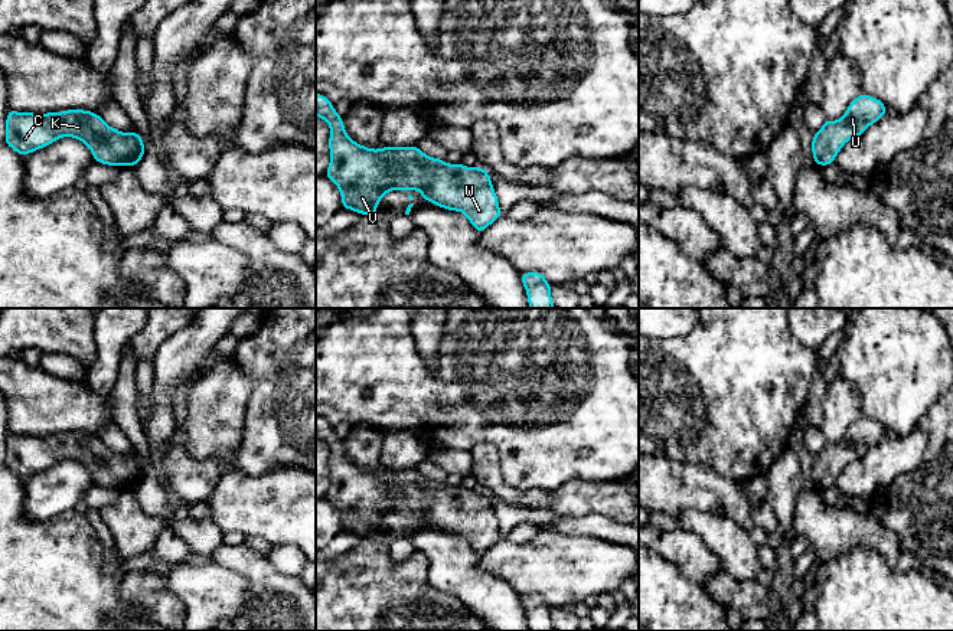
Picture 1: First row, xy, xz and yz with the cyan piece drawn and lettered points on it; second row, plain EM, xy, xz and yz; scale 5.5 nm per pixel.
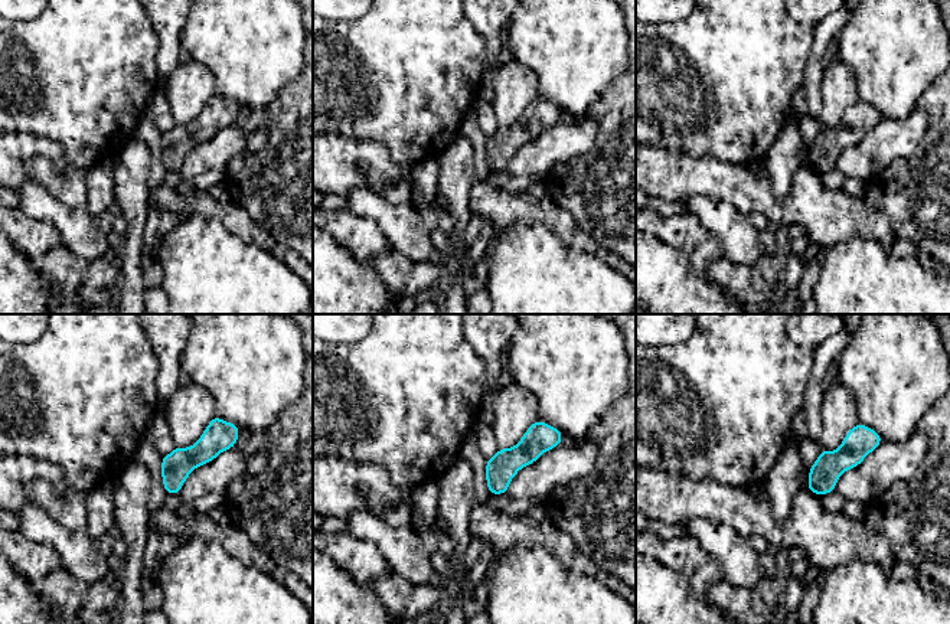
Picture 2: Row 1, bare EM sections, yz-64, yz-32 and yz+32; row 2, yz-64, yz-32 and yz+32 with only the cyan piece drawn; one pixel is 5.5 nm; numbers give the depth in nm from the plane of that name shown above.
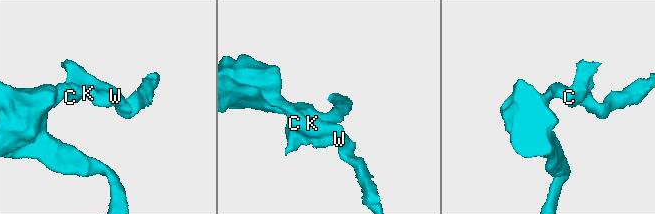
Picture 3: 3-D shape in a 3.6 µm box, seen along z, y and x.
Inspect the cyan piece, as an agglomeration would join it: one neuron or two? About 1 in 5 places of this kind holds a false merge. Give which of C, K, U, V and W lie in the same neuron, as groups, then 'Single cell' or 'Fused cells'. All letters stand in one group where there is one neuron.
Groups: C K U V W. Single cell

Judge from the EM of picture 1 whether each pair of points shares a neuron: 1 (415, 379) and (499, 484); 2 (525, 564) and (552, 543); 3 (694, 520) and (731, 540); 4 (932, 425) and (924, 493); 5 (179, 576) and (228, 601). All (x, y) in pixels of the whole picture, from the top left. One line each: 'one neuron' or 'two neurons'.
1: two neurons
2: one neuron
3: one neuron
4: one neuron
5: one neuron

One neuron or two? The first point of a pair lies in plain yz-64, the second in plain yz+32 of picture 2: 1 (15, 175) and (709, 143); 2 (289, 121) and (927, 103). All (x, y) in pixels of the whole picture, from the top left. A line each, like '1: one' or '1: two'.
1: two
2: one

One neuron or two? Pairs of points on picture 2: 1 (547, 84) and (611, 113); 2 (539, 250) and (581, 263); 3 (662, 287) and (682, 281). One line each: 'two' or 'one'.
1: two
2: one
3: one

